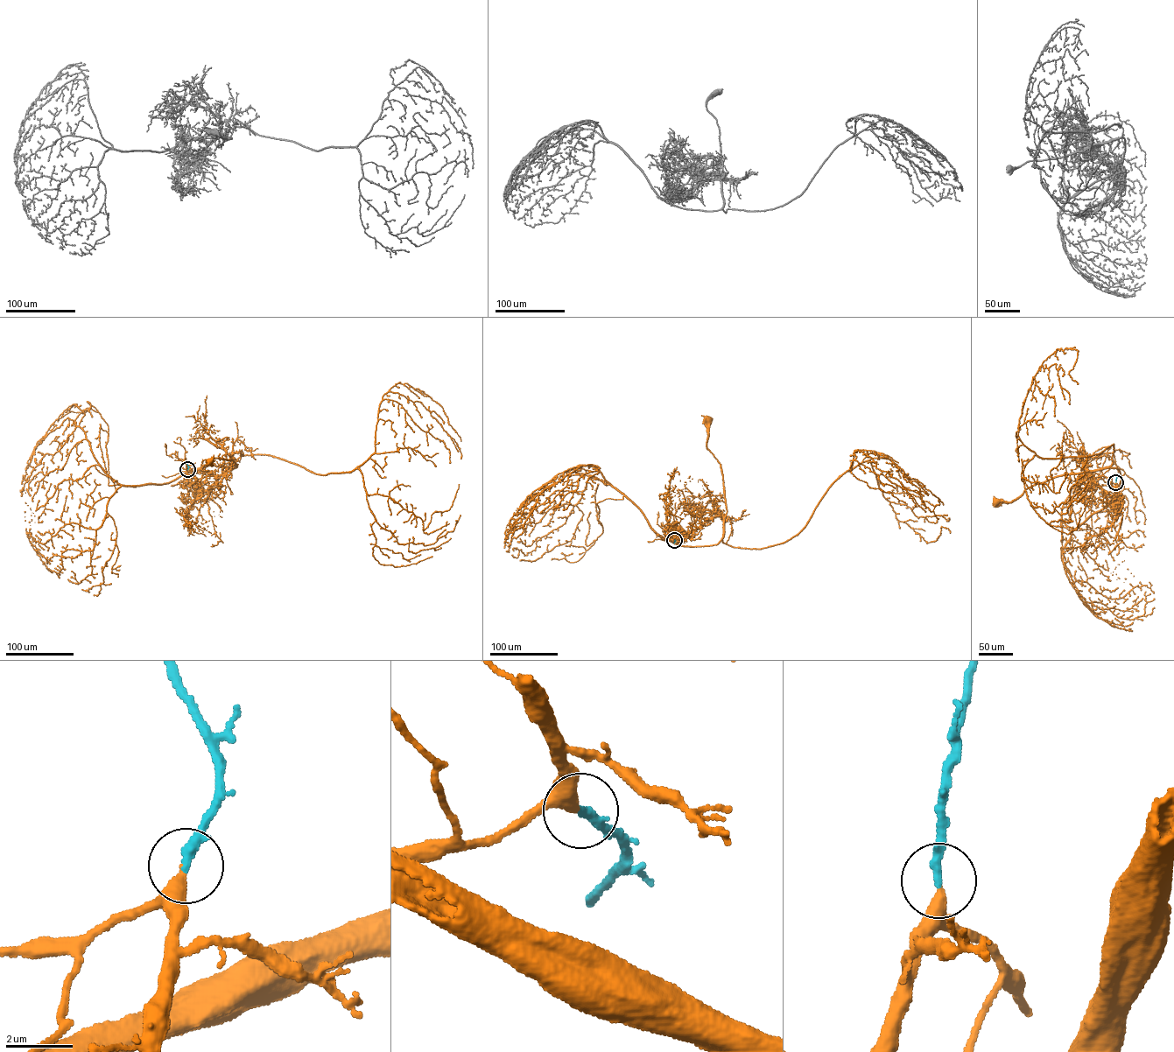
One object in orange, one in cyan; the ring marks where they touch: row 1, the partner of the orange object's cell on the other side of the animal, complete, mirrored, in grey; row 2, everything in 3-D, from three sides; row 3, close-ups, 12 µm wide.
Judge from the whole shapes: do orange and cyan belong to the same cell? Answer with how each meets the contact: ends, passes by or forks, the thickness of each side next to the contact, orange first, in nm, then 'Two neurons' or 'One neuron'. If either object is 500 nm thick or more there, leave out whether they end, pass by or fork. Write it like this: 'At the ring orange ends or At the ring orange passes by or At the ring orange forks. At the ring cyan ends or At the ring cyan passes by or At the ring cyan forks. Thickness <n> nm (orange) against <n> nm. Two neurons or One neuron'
At the ring orange ends. At the ring cyan ends. Thickness 360 nm (orange) against 300 nm. One neuron

